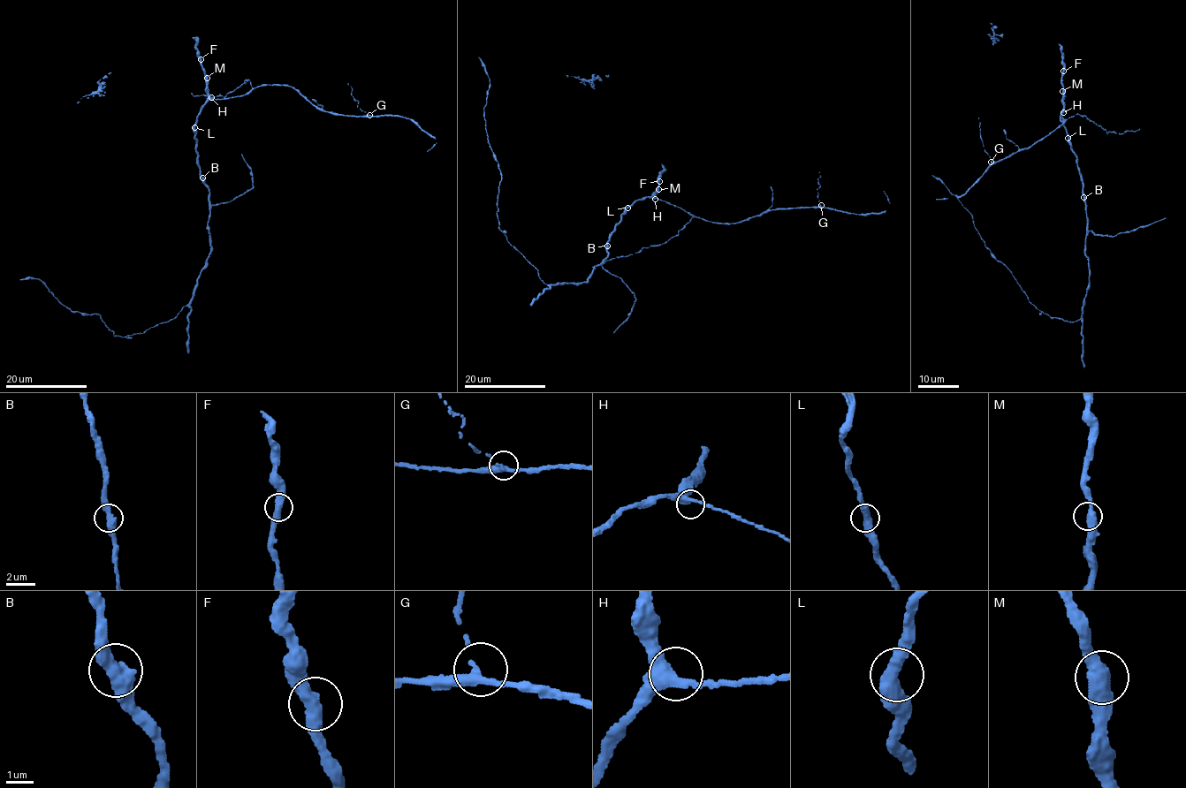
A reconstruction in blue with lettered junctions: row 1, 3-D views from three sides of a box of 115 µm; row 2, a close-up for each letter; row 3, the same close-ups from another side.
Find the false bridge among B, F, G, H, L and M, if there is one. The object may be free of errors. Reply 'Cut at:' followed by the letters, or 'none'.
Cut at: none

